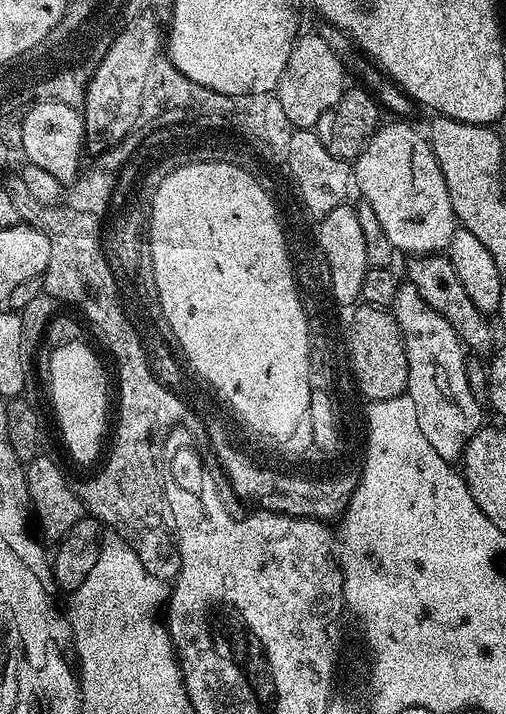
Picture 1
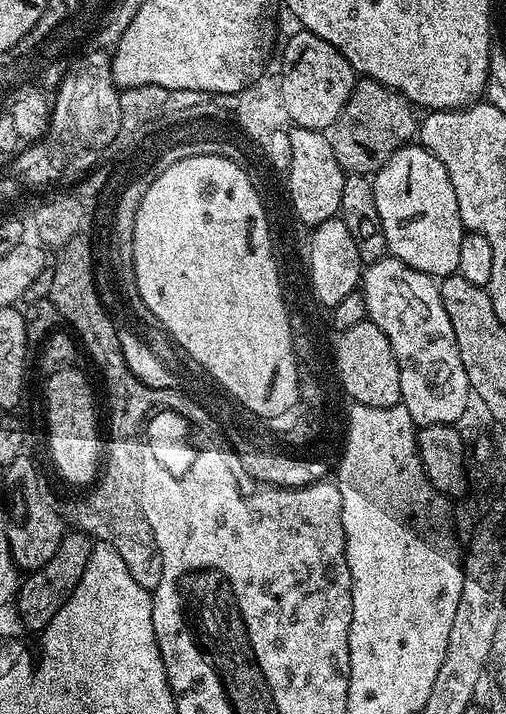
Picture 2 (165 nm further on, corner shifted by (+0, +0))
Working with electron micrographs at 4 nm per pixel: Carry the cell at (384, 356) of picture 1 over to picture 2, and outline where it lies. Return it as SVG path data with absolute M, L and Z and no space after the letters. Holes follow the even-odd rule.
M360 319L336 337L334 351L339 387L349 401L362 406L385 408L399 404L402 386L398 383L398 362L394 350L390 350L390 338L386 338L386 334L382 334L371 320Z

